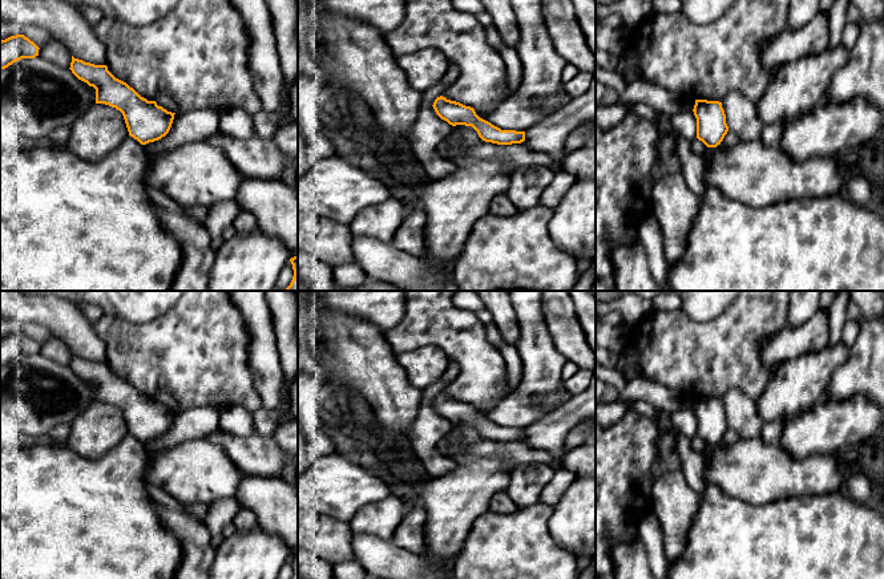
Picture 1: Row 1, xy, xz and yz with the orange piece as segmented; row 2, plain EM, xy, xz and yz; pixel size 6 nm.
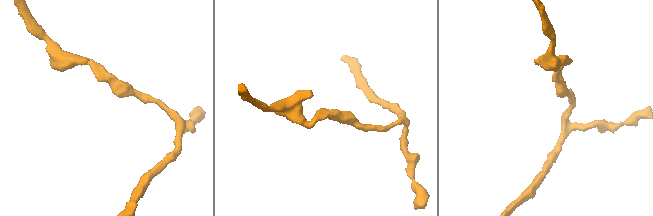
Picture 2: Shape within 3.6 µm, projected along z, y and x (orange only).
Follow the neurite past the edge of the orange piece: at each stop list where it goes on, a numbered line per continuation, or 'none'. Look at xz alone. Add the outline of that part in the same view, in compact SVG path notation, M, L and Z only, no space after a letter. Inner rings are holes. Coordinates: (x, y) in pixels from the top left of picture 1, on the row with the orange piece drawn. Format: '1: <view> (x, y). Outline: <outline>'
none

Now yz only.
none

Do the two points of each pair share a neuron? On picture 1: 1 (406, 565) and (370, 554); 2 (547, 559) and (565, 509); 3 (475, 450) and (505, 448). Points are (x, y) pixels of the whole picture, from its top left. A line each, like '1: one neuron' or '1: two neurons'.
1: one neuron
2: two neurons
3: one neuron

